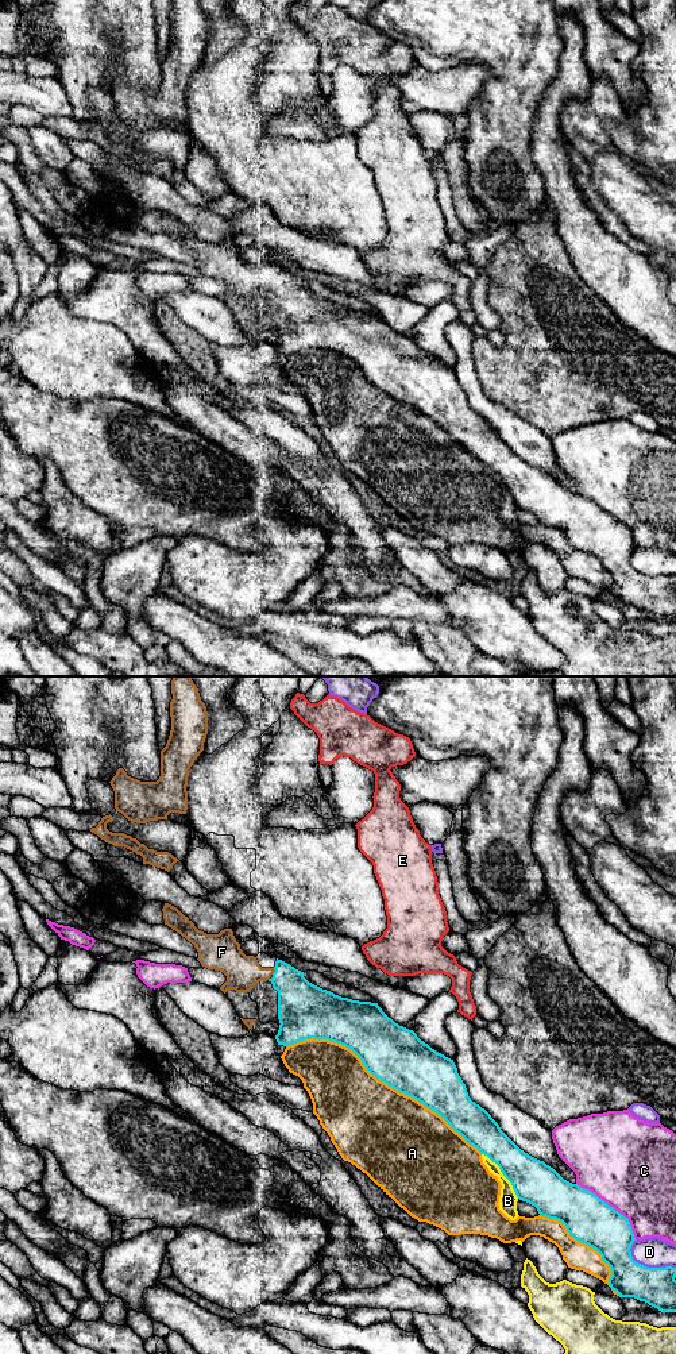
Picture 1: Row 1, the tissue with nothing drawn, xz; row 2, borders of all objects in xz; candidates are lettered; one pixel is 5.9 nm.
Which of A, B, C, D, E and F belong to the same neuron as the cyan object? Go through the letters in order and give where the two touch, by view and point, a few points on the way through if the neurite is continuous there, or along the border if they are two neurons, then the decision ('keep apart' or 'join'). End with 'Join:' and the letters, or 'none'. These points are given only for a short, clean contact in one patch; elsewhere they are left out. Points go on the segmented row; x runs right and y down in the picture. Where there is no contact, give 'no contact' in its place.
A: xz (383, 1081) | keep apart
B: xz (502, 1173) | keep apart
C: xz (611, 1207) | keep apart
D: xz (645, 1266) | keep apart
E: xz (436, 1052) | keep apart
F: xz (275, 971) | join
Join: F

